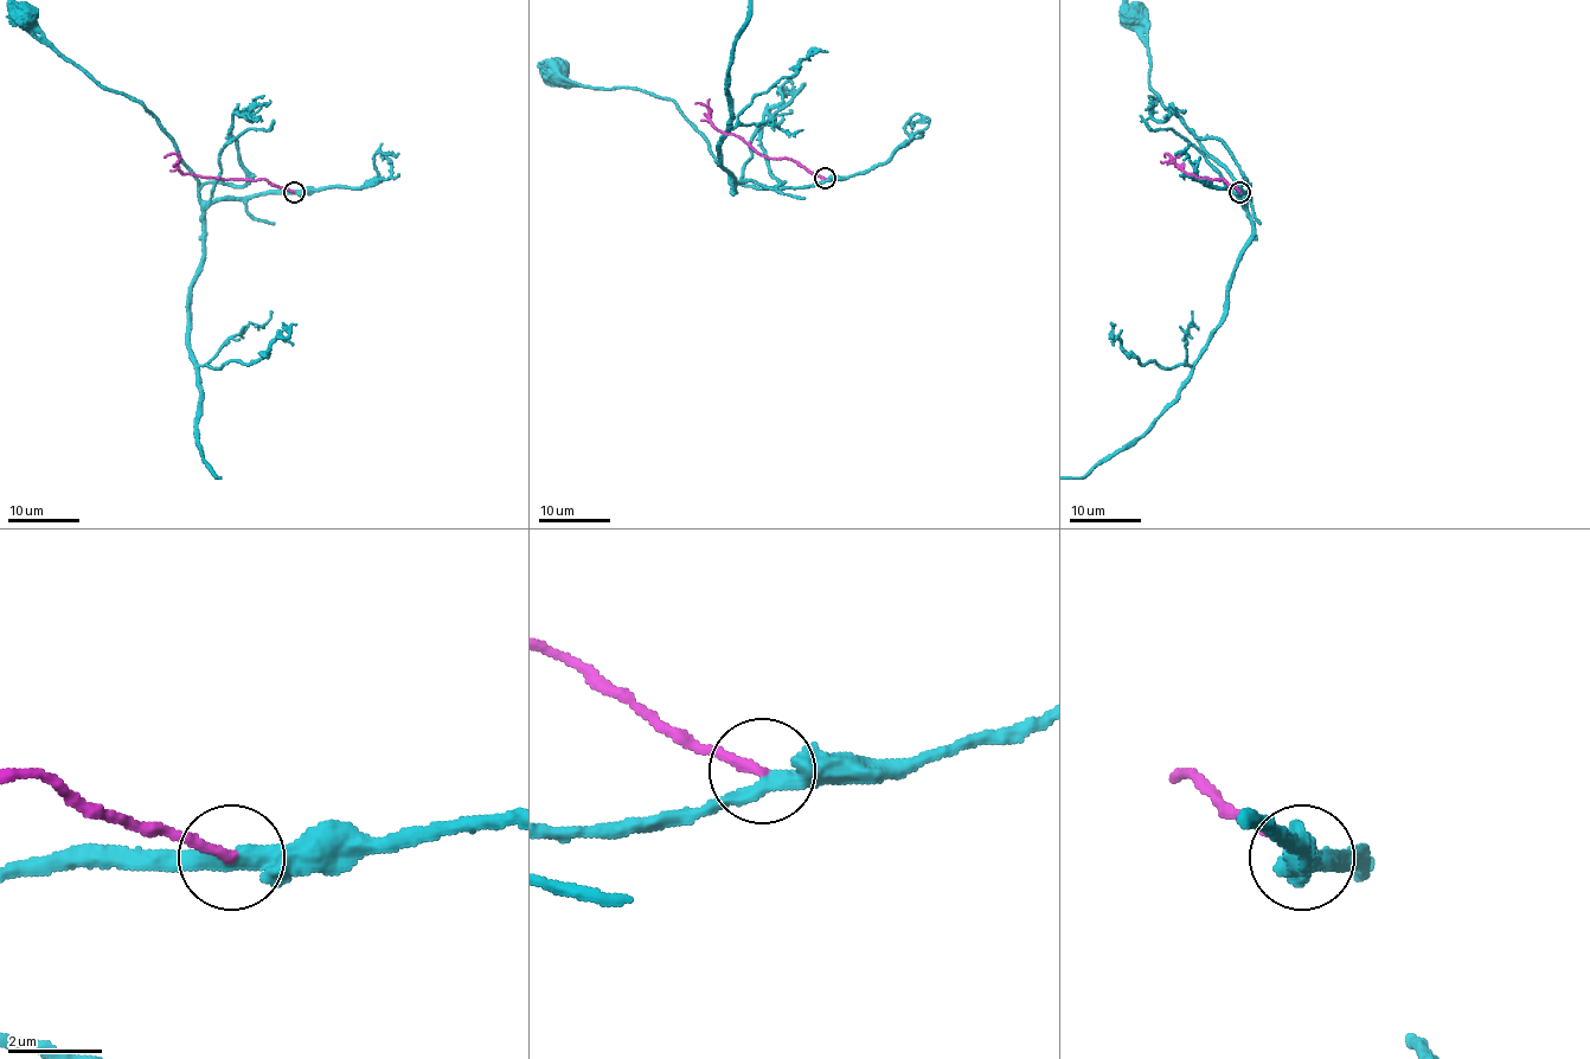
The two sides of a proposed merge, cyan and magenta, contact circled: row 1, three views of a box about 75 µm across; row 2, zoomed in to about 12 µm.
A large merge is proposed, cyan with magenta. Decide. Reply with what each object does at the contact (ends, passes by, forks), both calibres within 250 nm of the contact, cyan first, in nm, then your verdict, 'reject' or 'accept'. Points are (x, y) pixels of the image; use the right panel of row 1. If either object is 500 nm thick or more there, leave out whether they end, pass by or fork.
cyan passes by | magenta ends | 360/200 nm | accept

